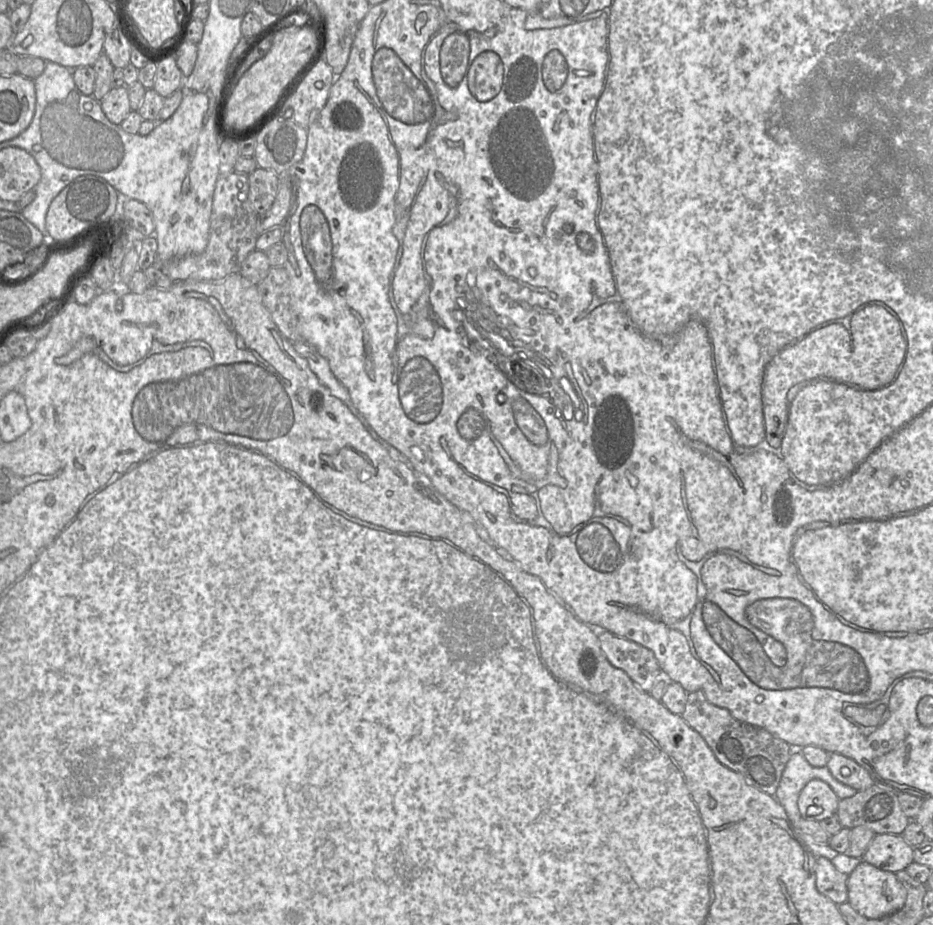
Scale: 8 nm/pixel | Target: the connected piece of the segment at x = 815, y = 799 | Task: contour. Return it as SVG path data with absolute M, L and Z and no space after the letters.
M813 779L802 789L798 808L803 819L822 821L837 813L839 801L825 781Z

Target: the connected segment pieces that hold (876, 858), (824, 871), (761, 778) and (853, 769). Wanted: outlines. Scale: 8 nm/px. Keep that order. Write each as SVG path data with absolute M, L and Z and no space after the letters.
M876 834L861 859L879 869L896 873L914 861L913 847L902 835Z
M826 857L816 858L816 888L836 905L848 902L847 879L848 875L839 871L831 860Z
M703 692L687 693L681 717L702 736L721 764L744 776L755 788L776 794L792 746L765 729L735 719L727 709L709 702Z
M830 753L826 766L839 782L857 791L865 790L875 783L867 769L842 754Z

